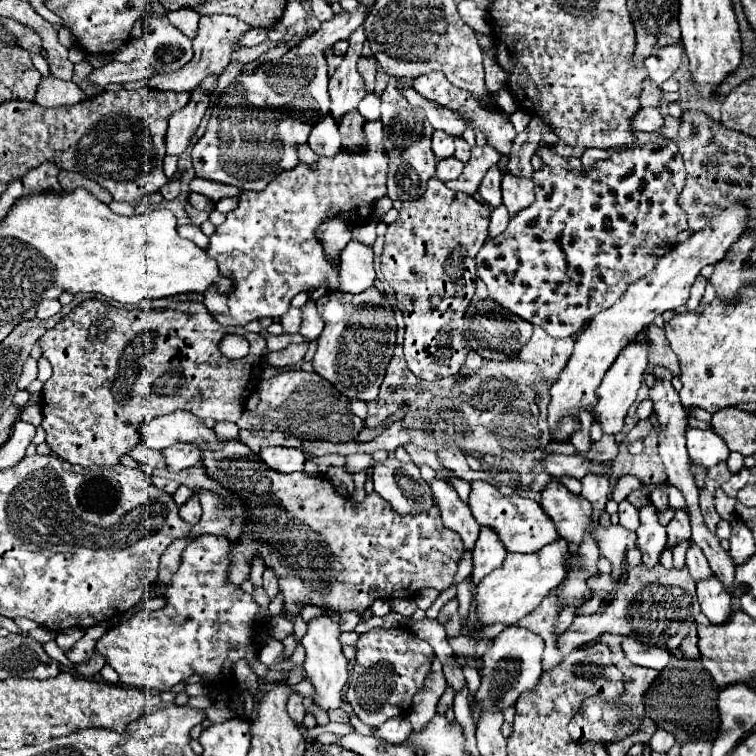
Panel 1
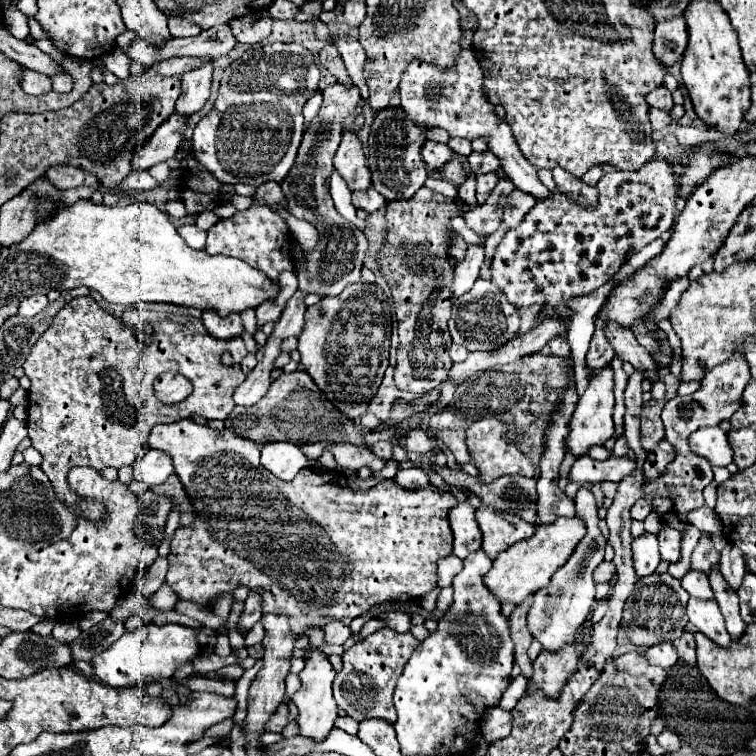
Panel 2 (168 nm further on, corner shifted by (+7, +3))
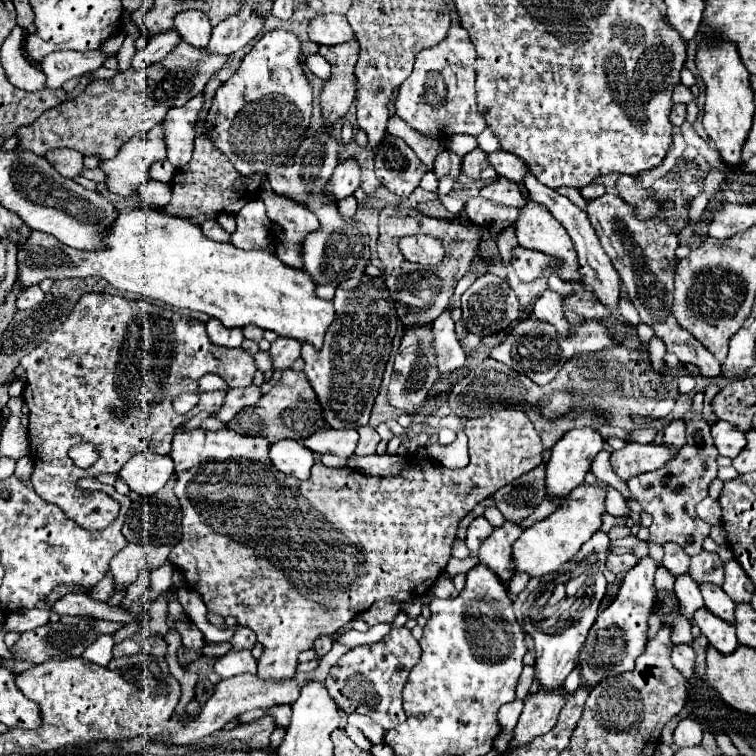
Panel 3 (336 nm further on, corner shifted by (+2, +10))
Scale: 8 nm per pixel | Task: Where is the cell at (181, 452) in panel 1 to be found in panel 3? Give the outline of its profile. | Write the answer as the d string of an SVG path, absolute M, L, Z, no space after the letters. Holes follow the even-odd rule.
M138 454L122 466L118 478L122 478L132 492L140 496L154 496L172 474L174 462L170 456Z

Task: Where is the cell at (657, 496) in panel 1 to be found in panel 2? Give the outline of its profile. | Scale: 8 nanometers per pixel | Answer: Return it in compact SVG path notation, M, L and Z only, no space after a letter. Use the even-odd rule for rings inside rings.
M663 439L653 451L649 451L647 461L643 465L645 471L645 479L657 479L657 475L665 473L665 465L675 457L673 447L669 445L667 439Z

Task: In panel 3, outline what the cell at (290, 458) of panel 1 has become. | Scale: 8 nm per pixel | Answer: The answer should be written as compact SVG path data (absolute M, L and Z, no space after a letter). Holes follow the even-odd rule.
M280 440L270 446L270 458L272 464L288 476L294 476L298 480L308 480L310 478L310 468L314 466L314 454L306 450L296 440Z

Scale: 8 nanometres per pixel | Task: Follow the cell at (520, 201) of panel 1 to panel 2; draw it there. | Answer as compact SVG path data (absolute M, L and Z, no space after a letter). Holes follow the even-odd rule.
M515 189L509 199L507 199L507 205L505 205L505 211L503 211L503 221L507 227L517 227L517 223L523 219L523 215L535 205L535 199L533 195L525 195L523 191Z

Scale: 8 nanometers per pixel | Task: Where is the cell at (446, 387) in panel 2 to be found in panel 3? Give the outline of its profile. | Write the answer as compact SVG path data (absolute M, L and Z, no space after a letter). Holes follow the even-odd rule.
M444 310L444 314L432 324L432 348L436 352L438 372L454 372L464 366L466 354L456 340L454 322L448 310Z

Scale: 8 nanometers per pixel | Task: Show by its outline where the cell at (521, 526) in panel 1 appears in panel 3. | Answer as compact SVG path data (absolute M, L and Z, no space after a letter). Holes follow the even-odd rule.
M504 522L500 528L496 528L492 532L490 538L486 538L486 542L482 544L482 548L478 550L478 564L486 564L506 586L514 576L514 568L510 568L510 560L512 560L512 544L518 540L518 536L522 534L522 528L514 522Z

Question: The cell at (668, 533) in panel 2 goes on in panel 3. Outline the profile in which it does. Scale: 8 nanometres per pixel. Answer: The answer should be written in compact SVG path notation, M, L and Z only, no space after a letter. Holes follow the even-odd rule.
M678 544L664 546L664 566L666 566L666 570L670 570L670 574L674 578L686 574L688 564L690 564L690 556L686 556L686 552Z

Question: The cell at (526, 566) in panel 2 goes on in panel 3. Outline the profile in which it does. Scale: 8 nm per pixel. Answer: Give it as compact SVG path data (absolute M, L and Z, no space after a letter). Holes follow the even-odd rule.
M582 484L574 488L566 500L560 502L556 512L546 520L536 522L532 528L524 530L522 536L514 542L514 566L516 572L528 572L530 576L544 576L558 570L566 560L590 540L594 532L602 526L602 514L606 512L606 488L598 484Z

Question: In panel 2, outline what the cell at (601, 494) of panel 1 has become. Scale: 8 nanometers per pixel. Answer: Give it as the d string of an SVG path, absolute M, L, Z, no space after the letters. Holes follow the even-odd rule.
M581 487L577 491L575 505L577 505L577 517L585 523L587 533L581 539L581 543L577 543L569 561L561 567L561 571L557 571L551 585L545 591L539 593L541 601L533 601L533 605L529 609L529 615L527 615L531 635L535 639L539 639L543 649L547 649L547 651L557 651L563 643L573 641L575 631L583 627L583 623L589 615L589 609L595 601L595 583L591 579L591 573L603 561L603 551L605 551L607 545L607 540L601 535L598 527L599 507L595 503L593 493L587 487Z

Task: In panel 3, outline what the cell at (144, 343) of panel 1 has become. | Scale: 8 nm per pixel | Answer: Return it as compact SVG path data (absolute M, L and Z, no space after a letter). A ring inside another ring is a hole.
M86 294L78 300L64 324L52 332L38 348L34 348L20 362L26 368L26 404L30 408L30 458L34 460L32 484L38 496L58 504L68 518L84 528L106 528L116 520L118 510L110 508L112 500L104 494L84 494L76 482L80 478L96 478L98 474L116 474L132 456L140 452L170 454L174 428L190 420L194 414L206 410L218 414L226 390L202 392L200 402L188 412L178 414L172 408L172 398L182 392L196 392L198 378L212 372L218 374L228 388L250 386L256 366L254 358L242 350L226 350L214 346L206 336L204 322L182 316L172 310L158 310L146 300L128 300L112 294ZM78 442L94 442L100 446L100 464L88 470L76 468L68 458L68 450Z

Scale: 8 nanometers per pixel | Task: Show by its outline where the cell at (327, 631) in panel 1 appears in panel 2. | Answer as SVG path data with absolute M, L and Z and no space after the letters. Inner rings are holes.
M309 645L305 649L305 659L303 661L305 661L305 669L299 673L301 689L293 695L293 703L299 709L297 723L299 723L301 735L315 737L317 741L321 741L333 729L333 721L337 717L337 703L333 699L333 689L331 689L331 683L333 683L337 671L333 669L329 657L325 653L321 653L319 647Z

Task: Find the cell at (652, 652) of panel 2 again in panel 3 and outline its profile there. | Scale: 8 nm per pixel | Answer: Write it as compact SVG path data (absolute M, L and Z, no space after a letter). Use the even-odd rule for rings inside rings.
M688 644L674 646L672 664L676 666L676 670L682 672L682 676L690 678L694 674L694 662L696 662L696 654L694 654L694 650Z

